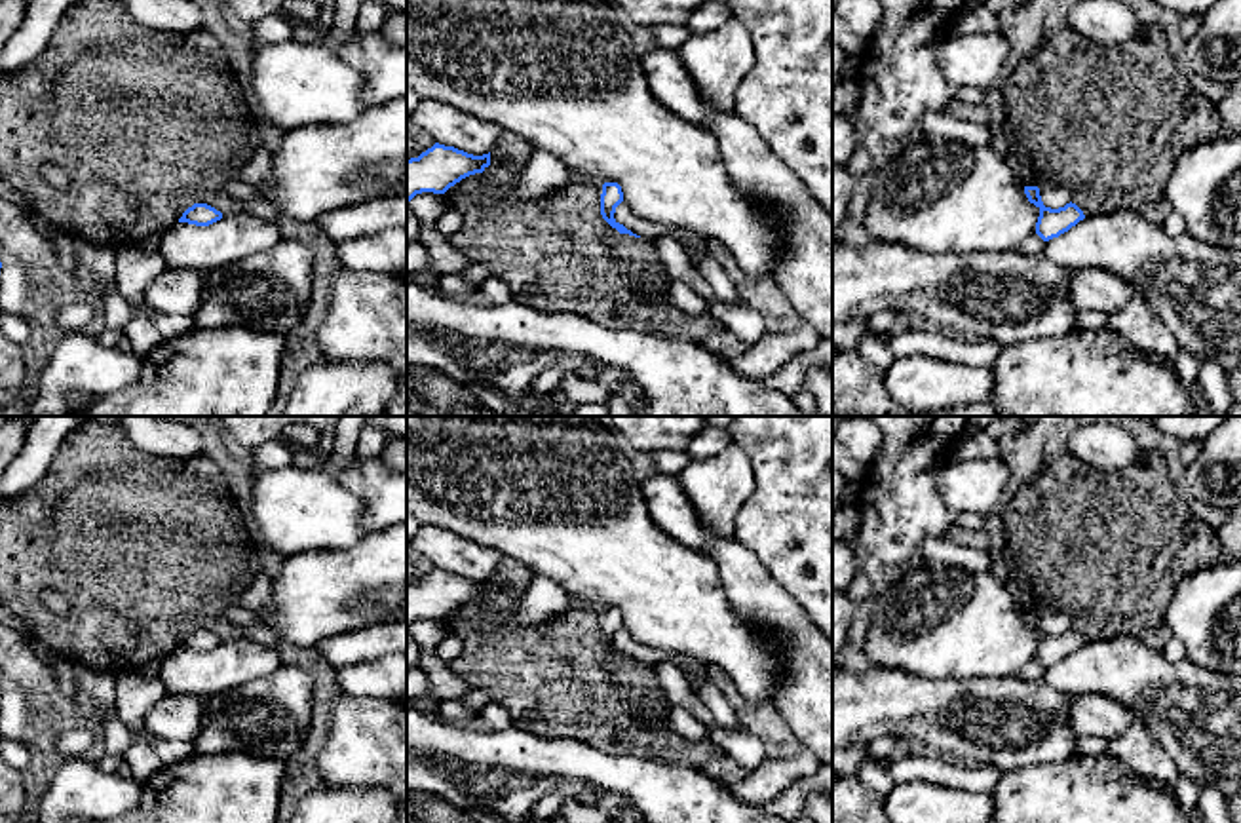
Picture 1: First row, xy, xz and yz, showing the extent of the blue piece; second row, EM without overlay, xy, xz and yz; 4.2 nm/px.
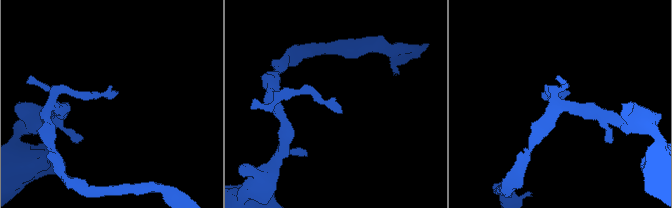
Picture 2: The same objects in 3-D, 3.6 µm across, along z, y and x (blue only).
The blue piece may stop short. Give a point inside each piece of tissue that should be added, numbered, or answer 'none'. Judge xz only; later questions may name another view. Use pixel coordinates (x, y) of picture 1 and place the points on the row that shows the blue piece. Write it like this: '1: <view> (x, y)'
none

